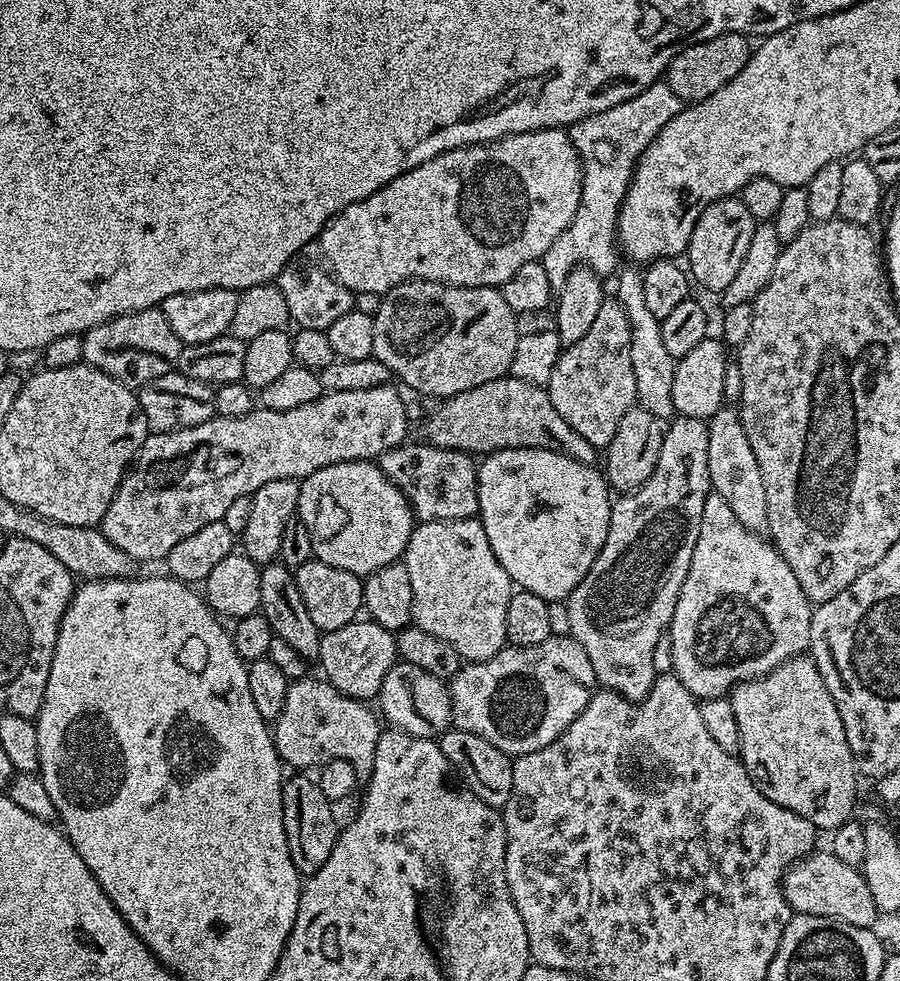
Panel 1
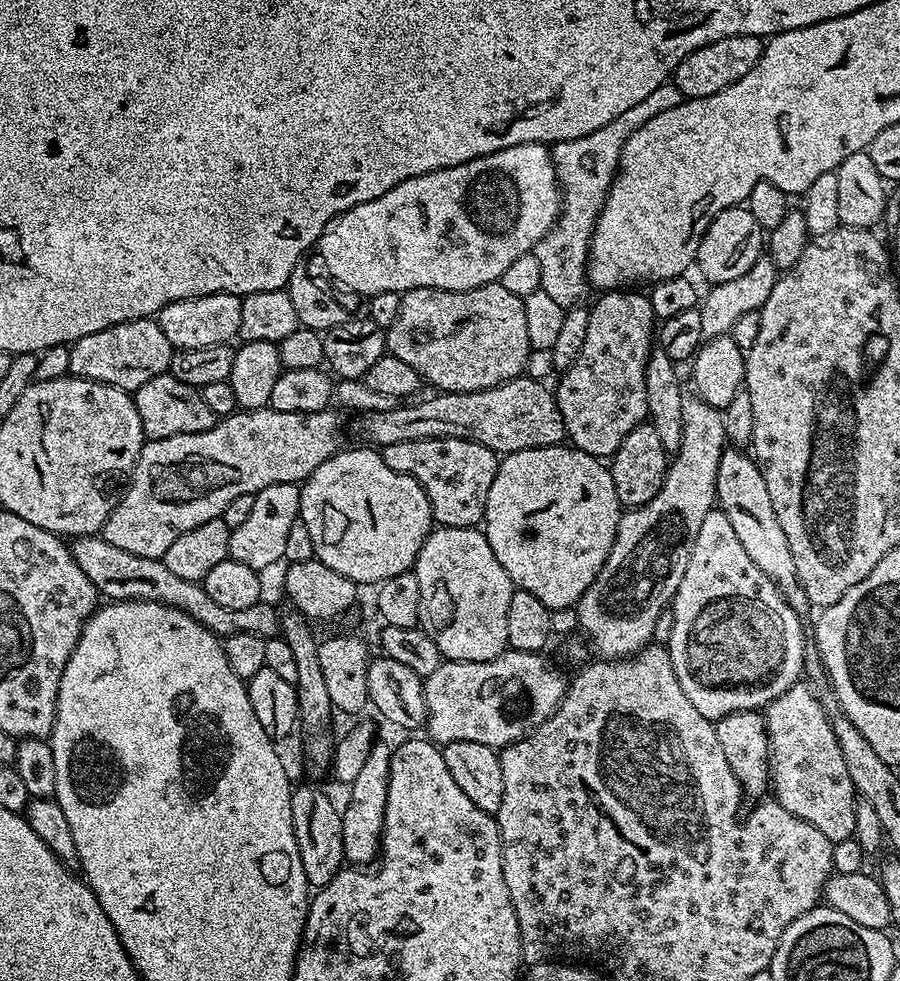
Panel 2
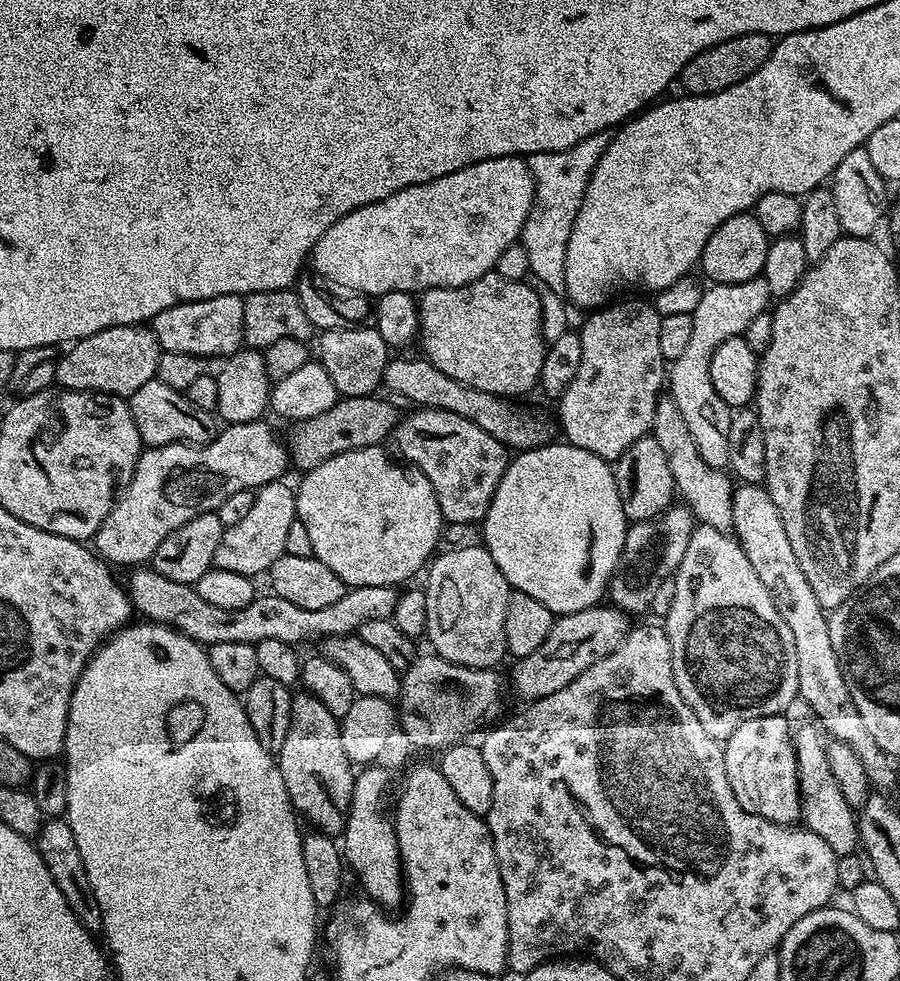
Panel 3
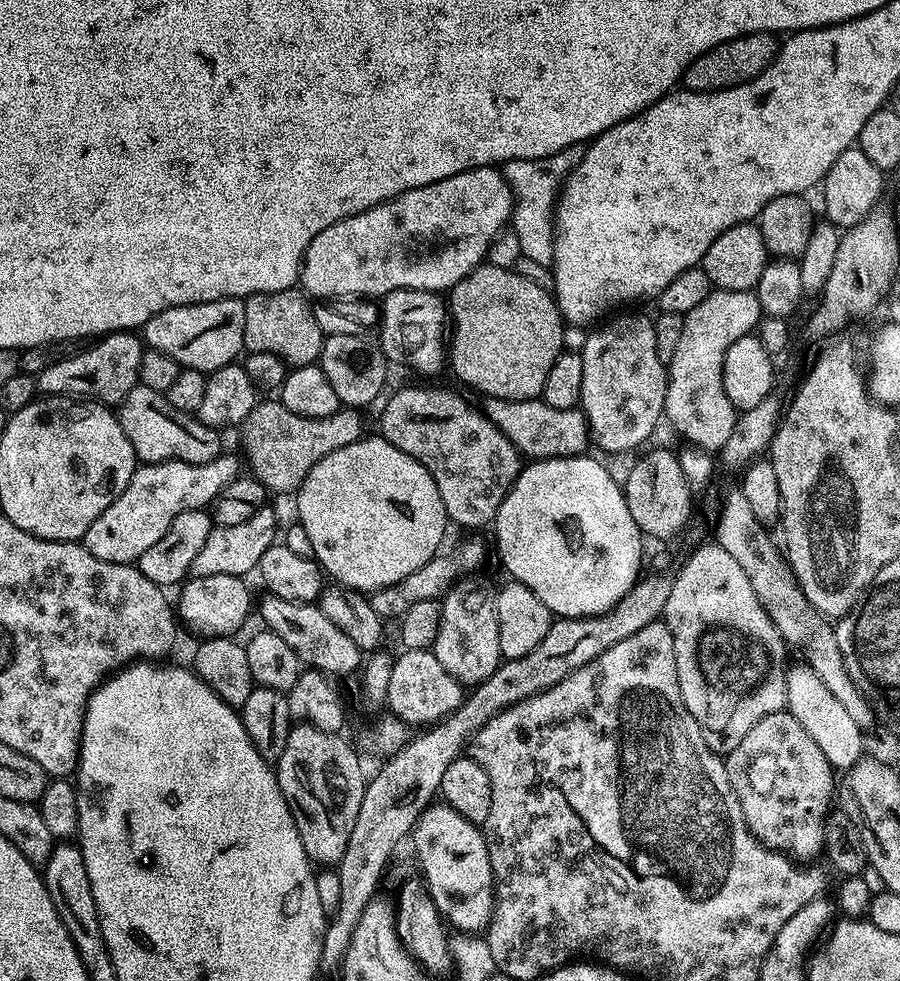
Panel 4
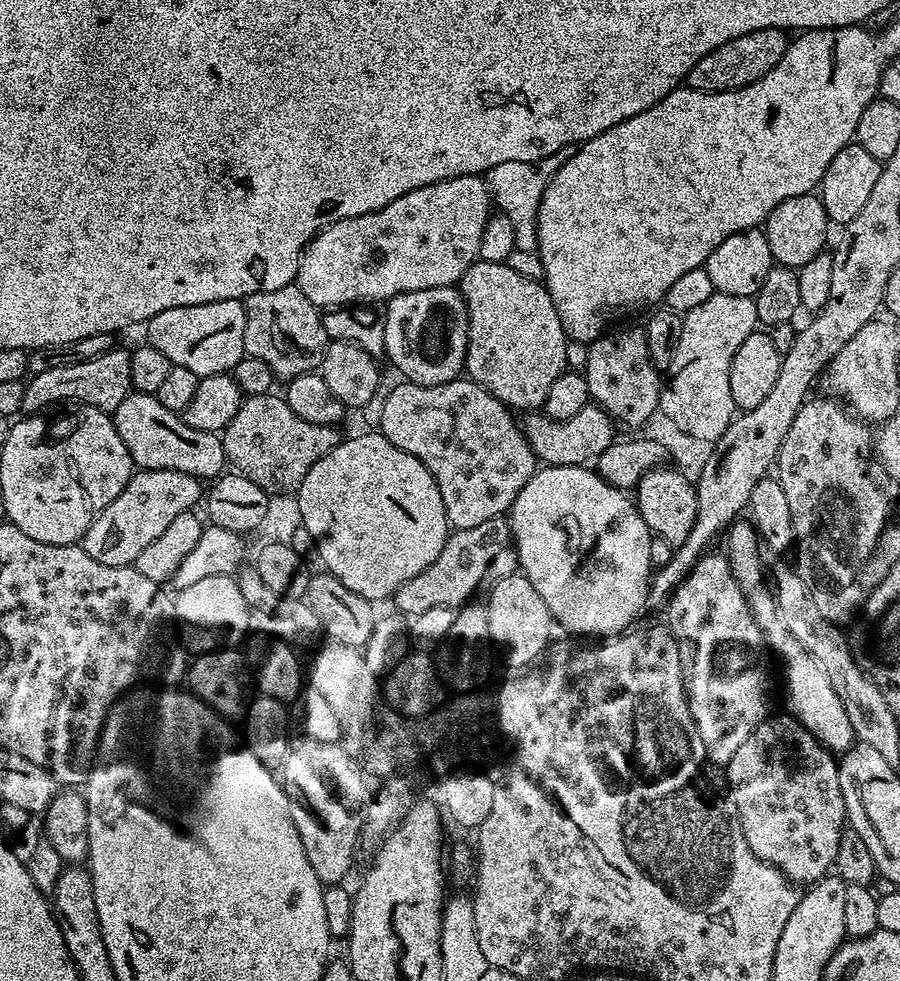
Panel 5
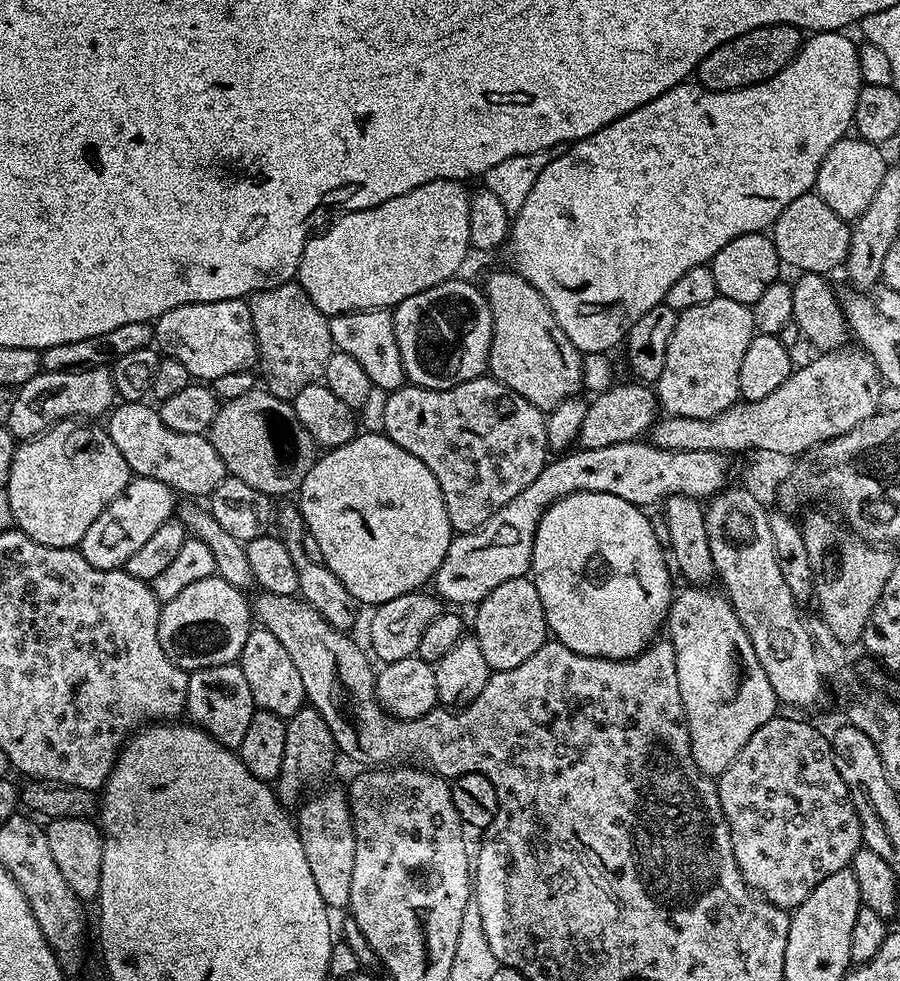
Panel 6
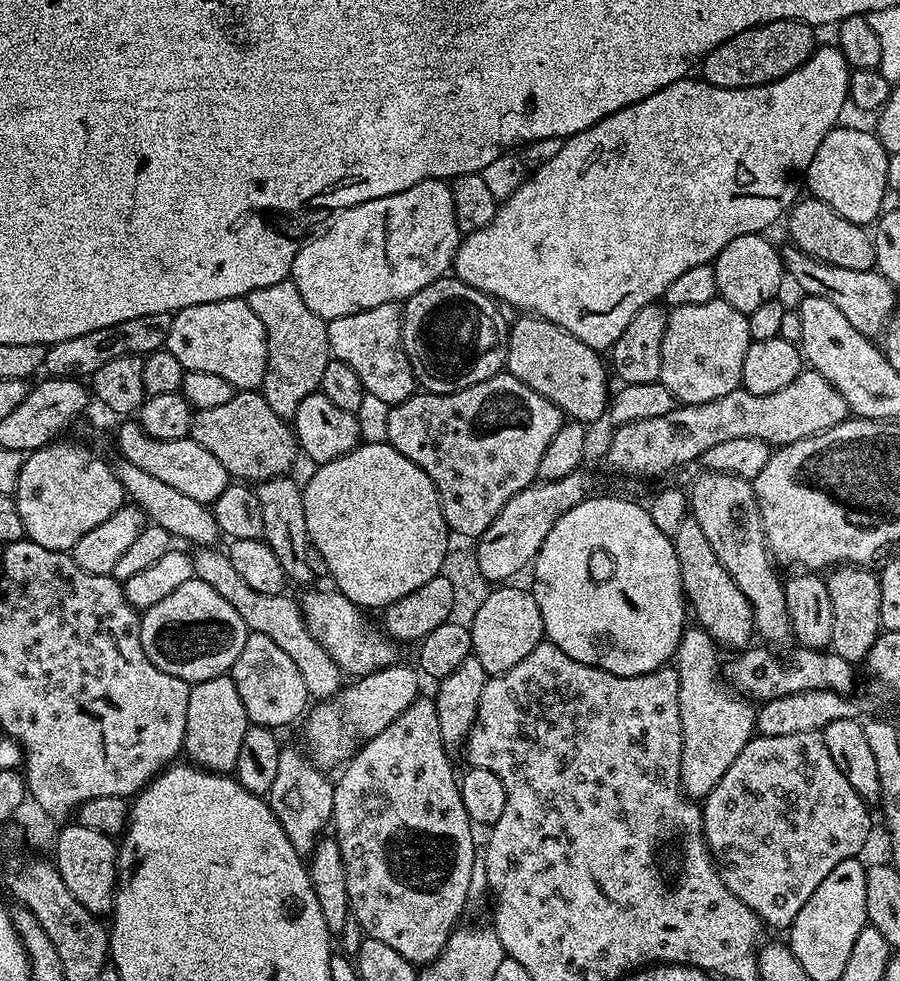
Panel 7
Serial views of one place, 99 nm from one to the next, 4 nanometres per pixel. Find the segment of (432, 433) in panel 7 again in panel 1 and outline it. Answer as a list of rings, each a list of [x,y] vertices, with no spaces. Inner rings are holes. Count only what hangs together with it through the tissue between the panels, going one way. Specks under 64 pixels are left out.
[[[405,442],[383,452],[378,463],[382,474],[386,474],[386,478],[390,478],[390,482],[402,490],[417,521],[471,520],[480,511],[476,473],[478,464],[469,453],[439,448],[427,442]]]

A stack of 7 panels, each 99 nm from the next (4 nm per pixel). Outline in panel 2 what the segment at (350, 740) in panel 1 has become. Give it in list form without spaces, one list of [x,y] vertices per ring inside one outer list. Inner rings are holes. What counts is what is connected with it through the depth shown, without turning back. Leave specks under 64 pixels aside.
[[[381,742],[373,743],[358,778],[350,786],[352,801],[342,808],[342,846],[344,858],[352,866],[368,866],[379,857],[380,839],[384,836],[386,794],[390,784],[390,762],[393,749]]]

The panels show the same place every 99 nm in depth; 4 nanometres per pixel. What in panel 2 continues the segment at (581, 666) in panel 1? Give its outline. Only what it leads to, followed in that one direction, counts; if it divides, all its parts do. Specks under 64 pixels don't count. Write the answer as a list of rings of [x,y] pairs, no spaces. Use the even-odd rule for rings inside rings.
[[[506,650],[490,662],[444,660],[434,674],[423,677],[427,735],[440,746],[450,742],[482,742],[482,746],[497,750],[526,738],[551,718],[569,686],[566,676],[564,680],[563,674],[546,657],[539,652]]]

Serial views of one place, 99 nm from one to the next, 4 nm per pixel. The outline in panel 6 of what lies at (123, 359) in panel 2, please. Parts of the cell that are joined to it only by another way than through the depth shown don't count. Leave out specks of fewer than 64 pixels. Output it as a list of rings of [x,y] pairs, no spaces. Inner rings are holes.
[[[77,368],[75,372],[46,372],[41,370],[21,388],[15,389],[7,409],[6,427],[17,441],[23,442],[40,436],[49,428],[73,418],[103,417],[117,403],[116,387],[111,371],[102,368]]]

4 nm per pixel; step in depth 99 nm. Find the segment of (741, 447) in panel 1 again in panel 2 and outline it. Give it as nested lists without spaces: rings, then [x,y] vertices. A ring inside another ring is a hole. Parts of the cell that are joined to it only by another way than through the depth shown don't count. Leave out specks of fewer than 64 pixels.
[[[729,447],[718,462],[716,504],[719,511],[730,518],[730,526],[734,526],[738,542],[742,542],[746,554],[754,558],[754,566],[758,566],[758,570],[762,570],[762,574],[774,582],[776,591],[783,596],[789,608],[801,614],[807,613],[810,605],[800,585],[798,570],[794,570],[790,542],[786,542],[786,534],[782,534],[782,526],[778,526],[778,514],[774,514],[774,505],[766,490],[766,478],[762,478],[762,470],[756,465],[755,459],[739,447]]]

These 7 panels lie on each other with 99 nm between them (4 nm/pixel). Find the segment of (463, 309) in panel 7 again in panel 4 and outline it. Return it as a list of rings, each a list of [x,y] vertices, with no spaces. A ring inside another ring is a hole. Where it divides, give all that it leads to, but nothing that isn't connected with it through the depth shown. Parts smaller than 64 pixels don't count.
[[[394,290],[383,297],[384,317],[380,320],[380,336],[378,343],[384,350],[385,356],[393,365],[405,364],[416,372],[425,372],[432,376],[435,372],[445,371],[446,368],[446,304],[440,301],[441,297],[435,292],[422,290]]]

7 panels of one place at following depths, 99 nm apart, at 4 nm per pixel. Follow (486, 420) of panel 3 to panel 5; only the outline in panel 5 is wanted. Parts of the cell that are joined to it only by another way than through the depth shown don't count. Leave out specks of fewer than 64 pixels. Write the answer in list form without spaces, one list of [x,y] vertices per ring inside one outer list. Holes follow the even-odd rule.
[[[591,402],[568,419],[550,419],[543,412],[530,412],[525,416],[527,418],[522,422],[524,436],[530,442],[537,459],[549,467],[587,465],[600,456],[603,450],[608,449],[616,438],[616,426],[612,418]]]

